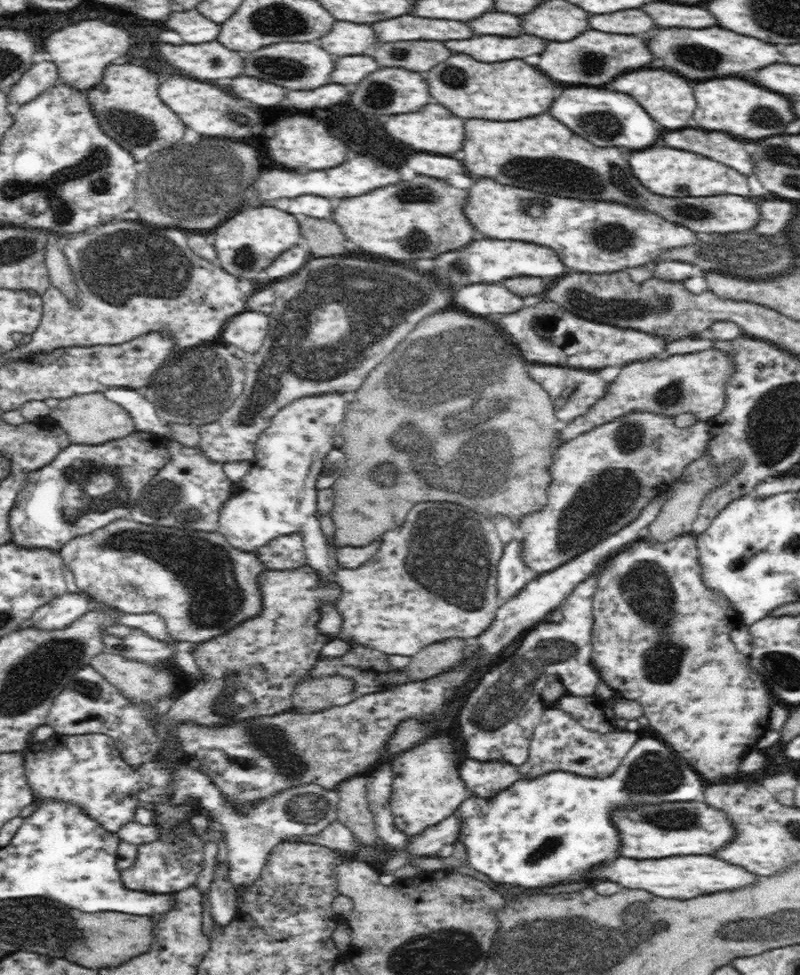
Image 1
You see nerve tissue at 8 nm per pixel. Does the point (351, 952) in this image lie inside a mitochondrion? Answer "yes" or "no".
no

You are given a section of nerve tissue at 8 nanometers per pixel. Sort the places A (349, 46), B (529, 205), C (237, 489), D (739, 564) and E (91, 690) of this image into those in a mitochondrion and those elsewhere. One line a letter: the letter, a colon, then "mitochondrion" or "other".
A: other
B: mitochondrion
C: other
D: other
E: mitochondrion

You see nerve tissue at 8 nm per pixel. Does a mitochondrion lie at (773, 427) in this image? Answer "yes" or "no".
yes

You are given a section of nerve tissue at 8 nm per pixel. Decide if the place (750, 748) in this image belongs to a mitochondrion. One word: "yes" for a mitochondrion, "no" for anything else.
no

